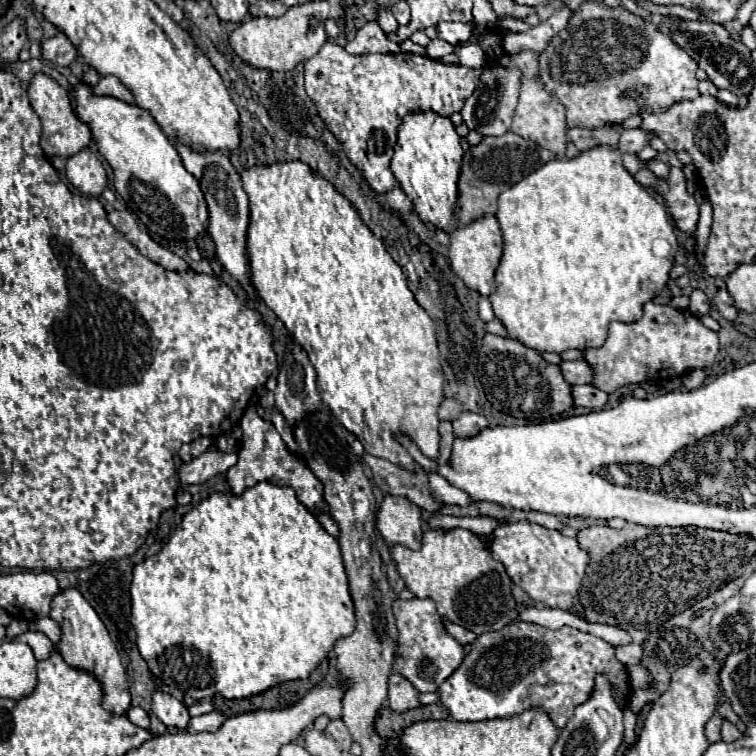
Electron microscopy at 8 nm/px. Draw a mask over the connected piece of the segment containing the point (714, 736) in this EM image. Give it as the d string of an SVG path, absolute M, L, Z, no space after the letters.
M715 713L715 715L707 721L707 725L705 725L705 737L707 737L709 743L717 743L717 741L721 739L721 733L719 733L721 723L723 723L723 719L719 717L719 713Z

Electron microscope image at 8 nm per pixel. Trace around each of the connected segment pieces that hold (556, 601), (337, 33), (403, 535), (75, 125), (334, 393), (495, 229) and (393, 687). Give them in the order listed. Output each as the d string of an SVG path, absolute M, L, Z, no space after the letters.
M517 521L495 529L489 546L492 557L503 563L513 583L523 587L531 599L545 607L573 611L573 597L581 587L581 579L589 563L589 555L581 551L577 539L529 521Z
M325 19L325 33L329 39L337 39L347 33L345 19Z
M385 495L377 511L377 531L387 545L403 545L415 551L421 547L423 535L421 507L405 497Z
M37 73L33 75L31 83L29 83L29 101L31 107L37 111L37 115L41 117L43 123L43 135L41 135L41 147L43 151L53 157L71 157L77 151L85 149L91 143L91 131L89 127L77 117L77 113L73 111L73 103L69 97L69 91L63 89L55 79L51 79L45 73Z
M291 161L291 163L275 163L271 167L251 167L241 173L243 179L243 189L249 195L251 201L251 225L249 225L249 235L247 235L247 251L249 251L249 263L251 263L251 279L255 283L255 289L259 297L265 301L265 305L285 323L287 331L295 337L295 341L307 351L315 371L317 371L317 391L321 395L321 401L331 409L335 419L351 431L365 447L365 453L383 457L407 471L415 471L417 463L409 455L409 451L397 441L399 435L407 435L429 459L439 457L439 417L437 409L443 401L443 369L439 363L439 347L435 339L435 323L433 319L425 313L425 309L415 301L415 295L407 287L407 279L401 271L401 267L393 261L393 257L385 251L385 245L381 239L377 239L367 225L363 225L359 213L351 207L351 203L335 191L331 183L327 183L321 177L315 177L309 165L301 161Z
M483 215L465 227L457 227L451 233L451 245L449 245L451 269L463 279L463 283L469 289L475 289L481 295L493 293L493 275L499 265L501 251L503 251L503 237L495 215Z
M391 673L389 677L389 701L391 701L391 709L393 711L409 711L409 709L415 709L419 707L419 691L399 673Z

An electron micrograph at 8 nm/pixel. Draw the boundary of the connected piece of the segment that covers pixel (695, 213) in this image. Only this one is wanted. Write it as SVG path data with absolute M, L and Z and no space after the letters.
M669 167L667 179L657 179L655 183L657 191L663 195L665 205L669 207L669 213L679 227L679 231L695 233L697 219L699 219L699 207L693 199L693 195L685 189L685 175L679 167Z

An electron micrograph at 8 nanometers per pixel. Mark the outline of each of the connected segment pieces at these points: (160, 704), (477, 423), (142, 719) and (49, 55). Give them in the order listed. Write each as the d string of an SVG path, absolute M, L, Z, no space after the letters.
M153 691L151 695L151 711L167 725L167 727L187 727L189 723L189 713L187 713L187 707L177 701L175 697L171 697L169 693L163 693L163 691Z
M465 411L459 419L455 419L453 421L453 429L455 429L455 435L457 437L463 437L463 439L467 439L467 437L475 437L481 429L485 429L489 423L487 423L487 419L483 417L483 415L479 415L479 413L469 413L469 411Z
M131 707L131 709L127 711L127 719L129 719L131 723L135 723L137 727L149 729L149 715L147 715L147 711L143 711L141 707Z
M59 31L55 37L45 39L41 43L41 55L43 55L43 59L47 59L59 67L67 67L77 57L77 51L69 43L69 39Z

